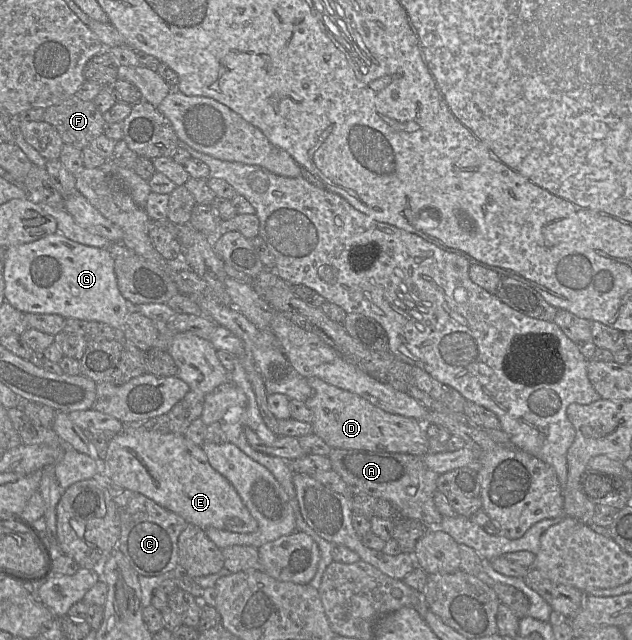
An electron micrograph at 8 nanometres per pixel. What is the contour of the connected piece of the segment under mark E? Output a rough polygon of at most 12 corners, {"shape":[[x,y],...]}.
{"shape":[[126,425],[107,485],[188,524],[253,533],[232,484],[184,434]]}

